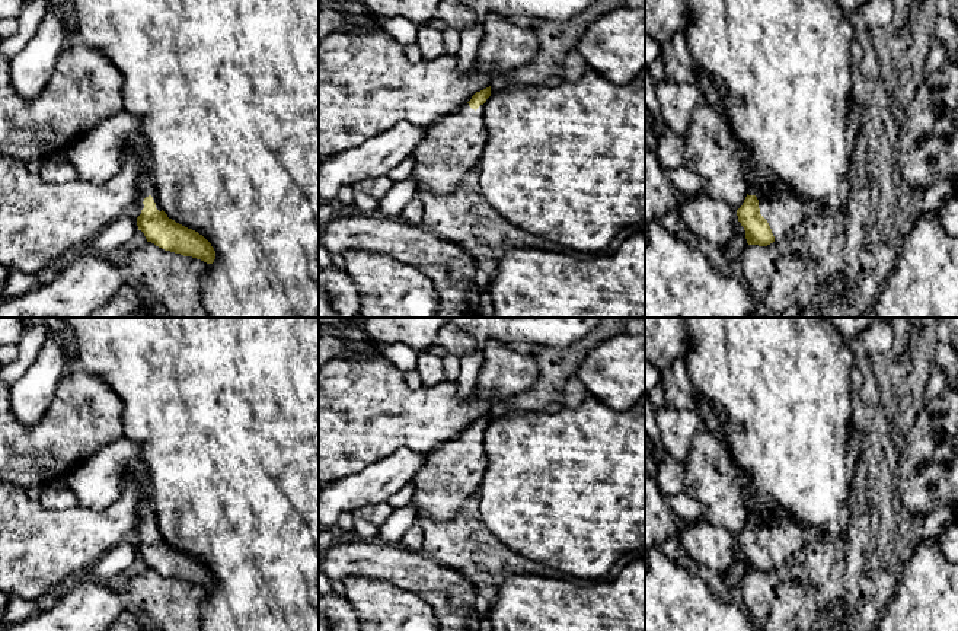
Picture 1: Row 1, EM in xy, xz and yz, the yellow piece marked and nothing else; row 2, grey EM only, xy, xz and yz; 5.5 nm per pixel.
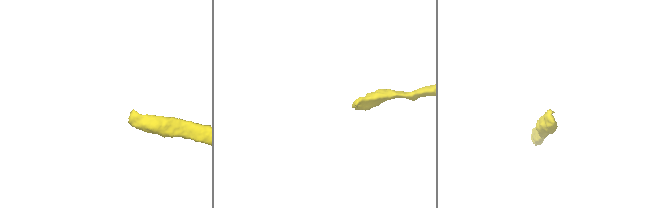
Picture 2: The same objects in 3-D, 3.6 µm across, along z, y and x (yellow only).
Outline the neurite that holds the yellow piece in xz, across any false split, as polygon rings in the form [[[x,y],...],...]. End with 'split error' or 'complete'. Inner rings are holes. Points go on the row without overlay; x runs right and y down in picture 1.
[[[491,412],[476,418],[457,439],[427,455],[413,478],[416,520],[444,523],[453,520],[476,497],[488,468],[485,428]]]; split error

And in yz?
[[[777,510],[775,514],[748,516],[737,542],[745,557],[747,570],[767,573],[789,564],[801,554],[808,538],[805,526],[795,522],[789,513]]]; split error

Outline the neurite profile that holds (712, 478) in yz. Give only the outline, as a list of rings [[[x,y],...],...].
[[[703,427],[690,443],[684,478],[684,494],[705,507],[705,520],[738,536],[748,520],[745,490],[750,481],[721,440]]]

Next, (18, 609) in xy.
[[[57,586],[55,589],[47,592],[44,596],[33,600],[10,597],[9,603],[6,605],[3,618],[4,627],[23,622],[38,614],[55,608],[64,596],[66,592],[60,586]]]

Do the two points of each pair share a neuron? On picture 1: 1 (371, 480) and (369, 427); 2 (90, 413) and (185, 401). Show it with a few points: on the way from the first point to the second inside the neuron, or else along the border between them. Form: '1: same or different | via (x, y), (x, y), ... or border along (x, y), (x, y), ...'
1: different | border along (401, 448), (339, 478)
2: different | border along (102, 379), (121, 402), (124, 436)

